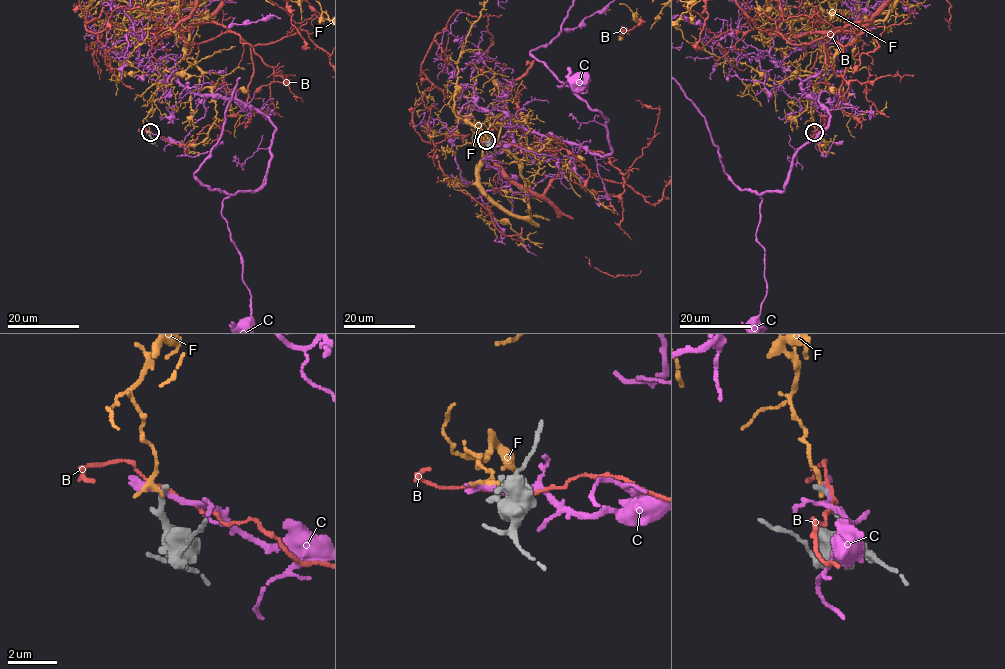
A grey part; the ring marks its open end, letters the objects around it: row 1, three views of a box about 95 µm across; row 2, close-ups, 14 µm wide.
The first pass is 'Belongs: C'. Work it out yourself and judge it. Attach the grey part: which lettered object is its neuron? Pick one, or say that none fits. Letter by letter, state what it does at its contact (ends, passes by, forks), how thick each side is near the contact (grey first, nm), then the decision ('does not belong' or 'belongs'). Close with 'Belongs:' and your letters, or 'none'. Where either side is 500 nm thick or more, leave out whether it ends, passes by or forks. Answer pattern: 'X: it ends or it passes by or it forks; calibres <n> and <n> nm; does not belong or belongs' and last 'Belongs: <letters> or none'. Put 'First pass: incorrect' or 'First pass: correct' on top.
First pass: incorrect
B: it passes by; calibres 280 and 120 nm; does not belong
C: it passes by; calibres 320 and 220 nm; does not belong
F: it passes by; calibres 280 and 160 nm; does not belong
Belongs: none

